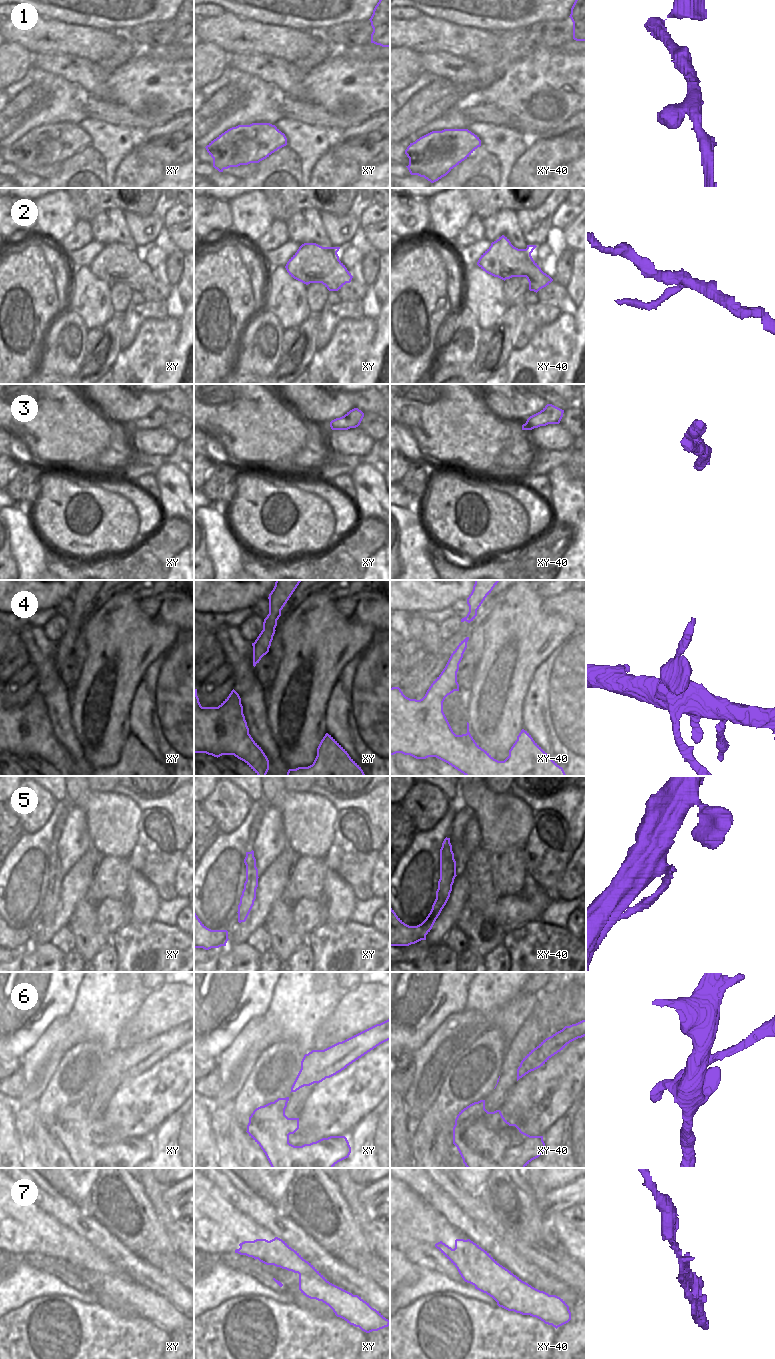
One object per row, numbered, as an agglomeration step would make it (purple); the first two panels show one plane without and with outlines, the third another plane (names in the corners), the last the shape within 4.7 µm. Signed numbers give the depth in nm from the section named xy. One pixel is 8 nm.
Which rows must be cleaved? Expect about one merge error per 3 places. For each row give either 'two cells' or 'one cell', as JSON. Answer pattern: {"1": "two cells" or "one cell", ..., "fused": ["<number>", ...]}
{"1": "one cell", "2": "one cell", "3": "one cell", "4": "one cell", "5": "one cell", "6": "two cells", "7": "two cells", "fused": ["6", "7"]}

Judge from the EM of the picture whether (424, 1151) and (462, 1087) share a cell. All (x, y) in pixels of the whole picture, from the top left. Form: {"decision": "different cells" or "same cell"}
{"decision": "same cell"}

